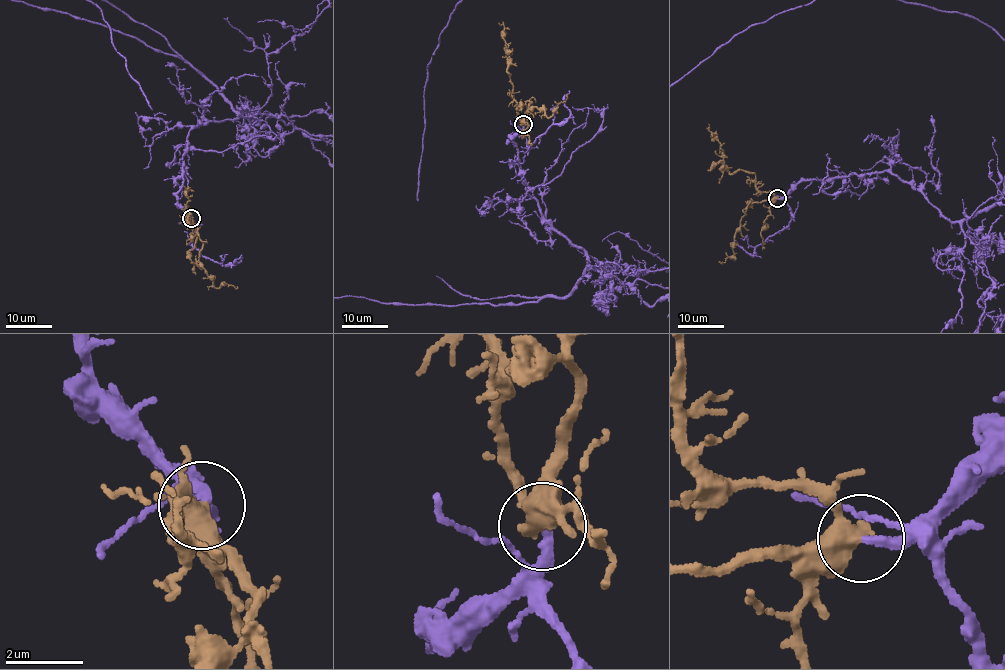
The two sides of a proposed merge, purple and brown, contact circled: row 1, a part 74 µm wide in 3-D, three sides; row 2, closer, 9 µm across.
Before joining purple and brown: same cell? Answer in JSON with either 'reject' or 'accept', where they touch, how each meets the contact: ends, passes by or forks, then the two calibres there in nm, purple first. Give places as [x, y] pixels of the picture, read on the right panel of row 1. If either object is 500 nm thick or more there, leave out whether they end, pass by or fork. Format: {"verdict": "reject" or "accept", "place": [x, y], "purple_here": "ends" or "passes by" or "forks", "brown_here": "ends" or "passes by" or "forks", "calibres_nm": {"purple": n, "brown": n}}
{"verdict": "accept", "place": [777, 198], "purple_here": "ends", "brown_here": "passes by", "calibres_nm": {"purple": 240, "brown": 460}}

